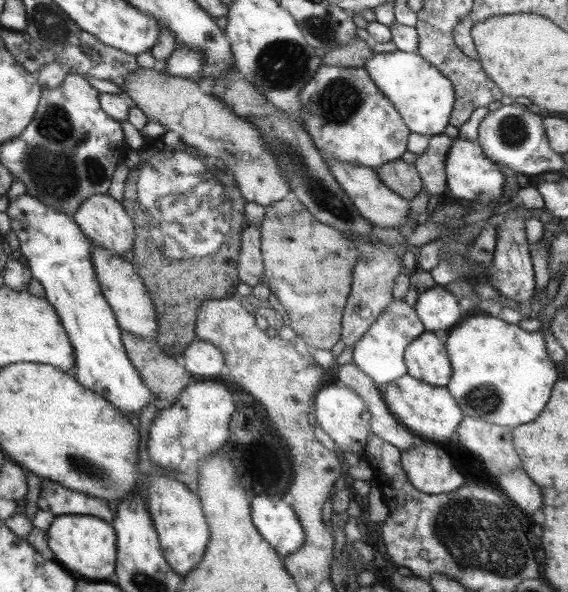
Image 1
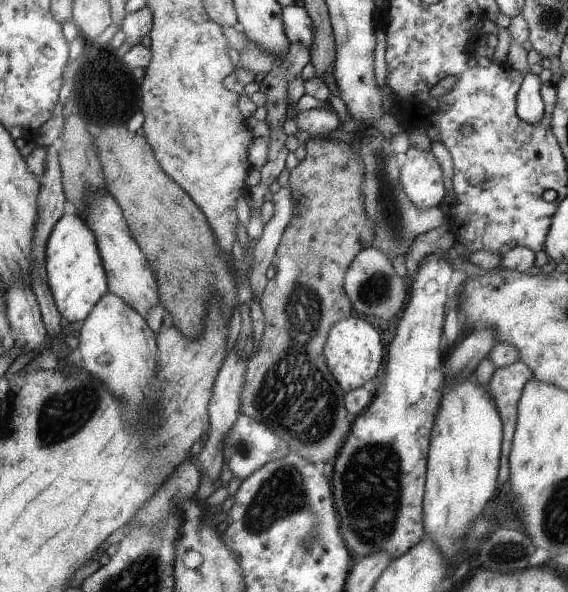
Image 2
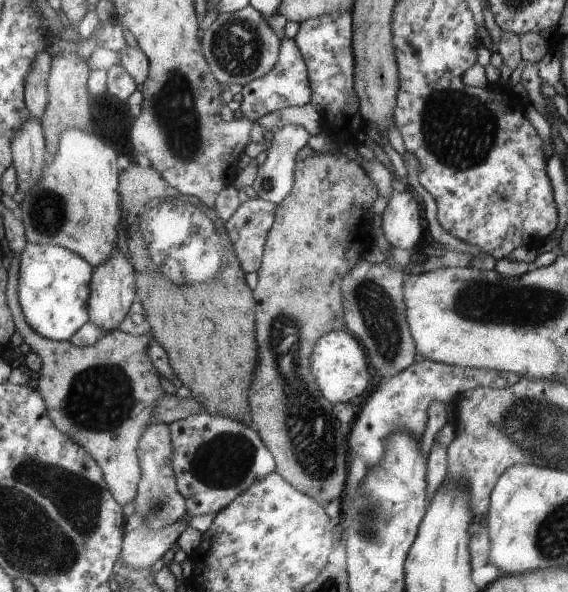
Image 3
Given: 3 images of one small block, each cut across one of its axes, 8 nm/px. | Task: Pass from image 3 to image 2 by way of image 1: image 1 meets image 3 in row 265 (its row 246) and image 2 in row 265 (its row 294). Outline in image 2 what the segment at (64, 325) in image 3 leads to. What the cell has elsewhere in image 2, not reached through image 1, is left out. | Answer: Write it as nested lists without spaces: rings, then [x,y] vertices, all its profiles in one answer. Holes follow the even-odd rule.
[[[63,213],[50,230],[44,250],[44,267],[56,309],[69,323],[83,320],[101,296],[108,292],[94,234],[76,213]]]

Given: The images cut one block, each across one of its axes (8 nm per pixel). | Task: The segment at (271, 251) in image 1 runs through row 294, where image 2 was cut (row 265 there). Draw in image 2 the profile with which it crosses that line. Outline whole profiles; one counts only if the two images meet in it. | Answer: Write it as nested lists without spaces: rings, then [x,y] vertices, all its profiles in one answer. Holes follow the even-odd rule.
[[[327,133],[315,135],[304,144],[305,157],[290,170],[288,189],[293,198],[292,215],[272,256],[276,271],[271,279],[267,279],[259,298],[264,331],[258,349],[246,360],[238,403],[241,415],[264,424],[283,440],[289,452],[301,454],[310,463],[321,465],[337,454],[351,423],[344,407],[345,392],[329,372],[322,348],[331,326],[353,314],[343,288],[344,274],[351,259],[362,248],[372,246],[373,233],[361,196],[364,168],[356,150],[349,143],[327,139]]]

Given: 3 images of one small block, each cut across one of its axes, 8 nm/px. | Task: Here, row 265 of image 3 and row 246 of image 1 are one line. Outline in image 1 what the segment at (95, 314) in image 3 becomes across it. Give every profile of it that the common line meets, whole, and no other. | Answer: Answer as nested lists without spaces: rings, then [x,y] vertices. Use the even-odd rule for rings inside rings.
[[[107,193],[87,197],[71,216],[91,243],[115,255],[131,249],[135,226],[120,202]]]

